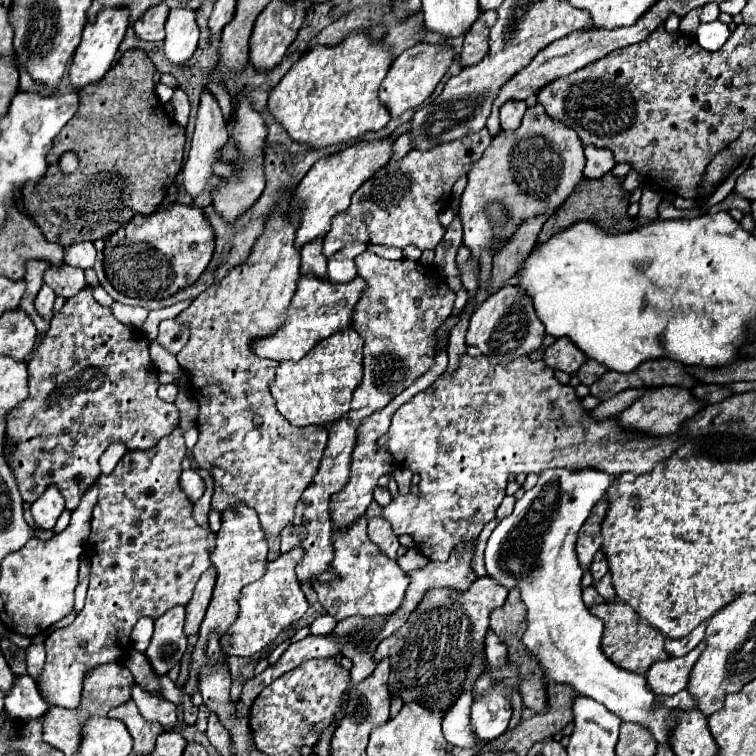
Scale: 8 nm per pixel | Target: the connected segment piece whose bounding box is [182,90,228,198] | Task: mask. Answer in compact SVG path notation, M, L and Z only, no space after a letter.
M202 92L200 98L200 108L198 108L198 120L196 120L196 130L192 136L192 148L190 148L190 156L184 164L182 170L182 184L186 188L186 192L196 198L204 188L206 188L206 178L212 176L212 164L216 162L216 152L228 142L228 130L226 130L226 120L222 116L222 110L216 102L216 98L210 92Z

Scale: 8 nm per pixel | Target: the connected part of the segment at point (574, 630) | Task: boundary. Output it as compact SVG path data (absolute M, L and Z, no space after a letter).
M554 468L546 470L540 474L538 484L524 492L520 500L516 500L514 512L504 518L492 532L488 546L486 546L486 572L490 578L498 580L504 588L520 588L522 600L528 608L528 630L524 634L524 646L540 658L540 666L544 668L546 680L554 680L560 684L570 684L574 686L582 696L594 698L596 702L604 704L610 712L620 716L624 722L636 722L654 734L658 744L668 744L668 734L672 728L672 718L670 718L670 708L664 706L654 706L656 694L648 690L646 678L634 672L626 672L606 660L600 640L602 640L602 622L588 612L588 608L582 602L582 586L580 578L584 570L578 564L576 556L576 536L586 518L590 516L592 506L606 494L608 486L612 484L612 476L594 470L594 468L582 468L582 470L564 470L564 468Z

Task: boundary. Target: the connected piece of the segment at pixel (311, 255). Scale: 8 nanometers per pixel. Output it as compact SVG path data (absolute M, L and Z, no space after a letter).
M320 238L304 244L300 254L302 254L302 264L300 264L302 274L314 272L316 276L326 278L326 256L322 254L322 240Z

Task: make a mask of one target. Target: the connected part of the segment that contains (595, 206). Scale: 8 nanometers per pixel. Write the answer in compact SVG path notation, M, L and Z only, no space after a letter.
M608 174L608 176L602 176L598 180L590 180L590 178L582 178L574 192L570 194L570 198L564 202L564 206L552 216L548 218L548 222L544 224L540 236L538 236L538 242L546 242L550 236L554 236L556 232L580 222L580 220L590 220L594 224L598 224L602 230L608 230L608 234L616 234L616 232L622 232L622 230L630 230L636 226L636 222L628 216L628 206L630 206L630 192L626 192L622 188L622 180L620 176L614 176L614 174Z

